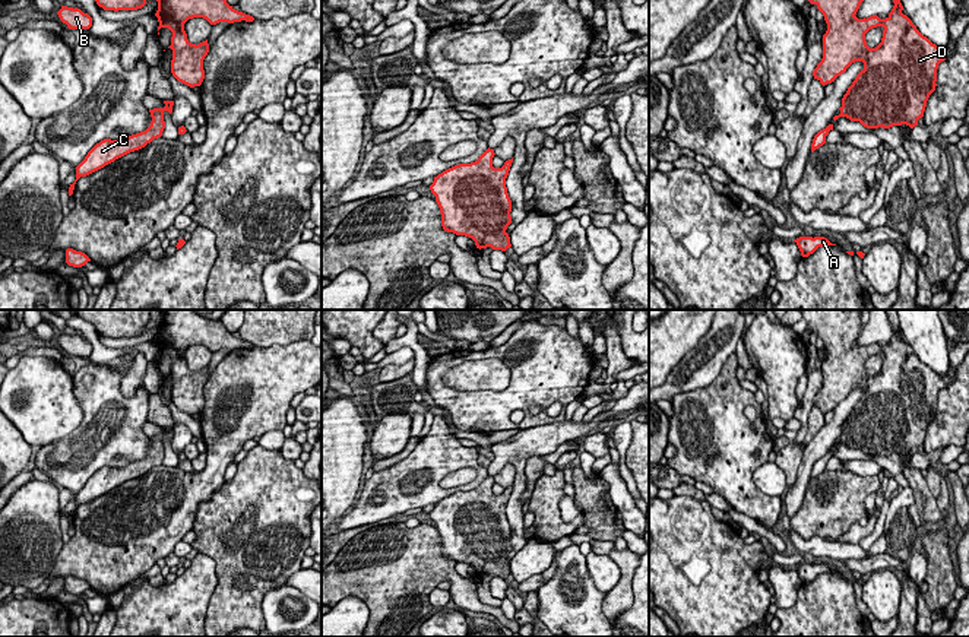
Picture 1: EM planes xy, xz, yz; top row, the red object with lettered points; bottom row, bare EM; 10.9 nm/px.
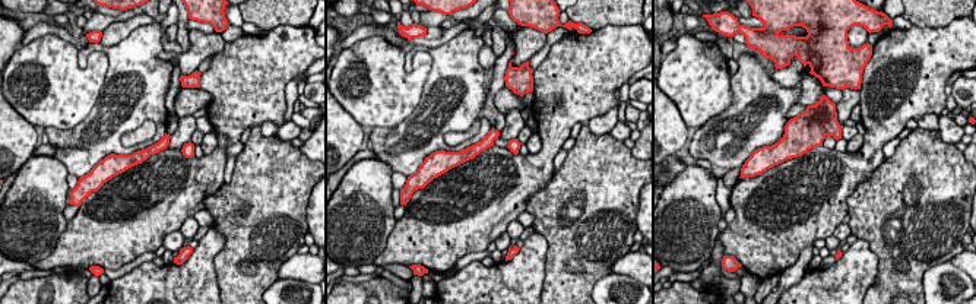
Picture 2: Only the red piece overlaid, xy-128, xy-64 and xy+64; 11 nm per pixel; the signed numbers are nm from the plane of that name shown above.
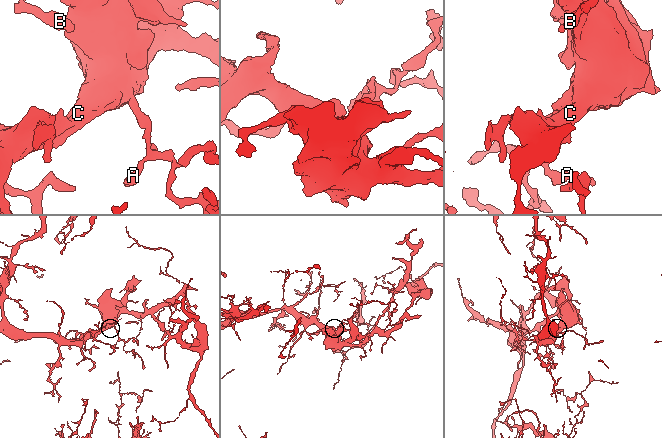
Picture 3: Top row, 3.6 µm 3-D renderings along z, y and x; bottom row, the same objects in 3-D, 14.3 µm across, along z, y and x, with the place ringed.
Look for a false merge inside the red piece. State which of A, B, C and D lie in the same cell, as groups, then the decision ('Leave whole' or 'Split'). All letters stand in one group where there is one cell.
Groups: A B C D. Leave whole

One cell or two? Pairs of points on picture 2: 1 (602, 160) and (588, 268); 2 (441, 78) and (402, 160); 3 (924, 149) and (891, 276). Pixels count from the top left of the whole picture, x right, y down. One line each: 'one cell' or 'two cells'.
1: one cell
2: one cell
3: one cell

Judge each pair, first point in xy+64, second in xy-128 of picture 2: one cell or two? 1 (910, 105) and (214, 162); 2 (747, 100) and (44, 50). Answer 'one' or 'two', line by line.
1: one
2: two

